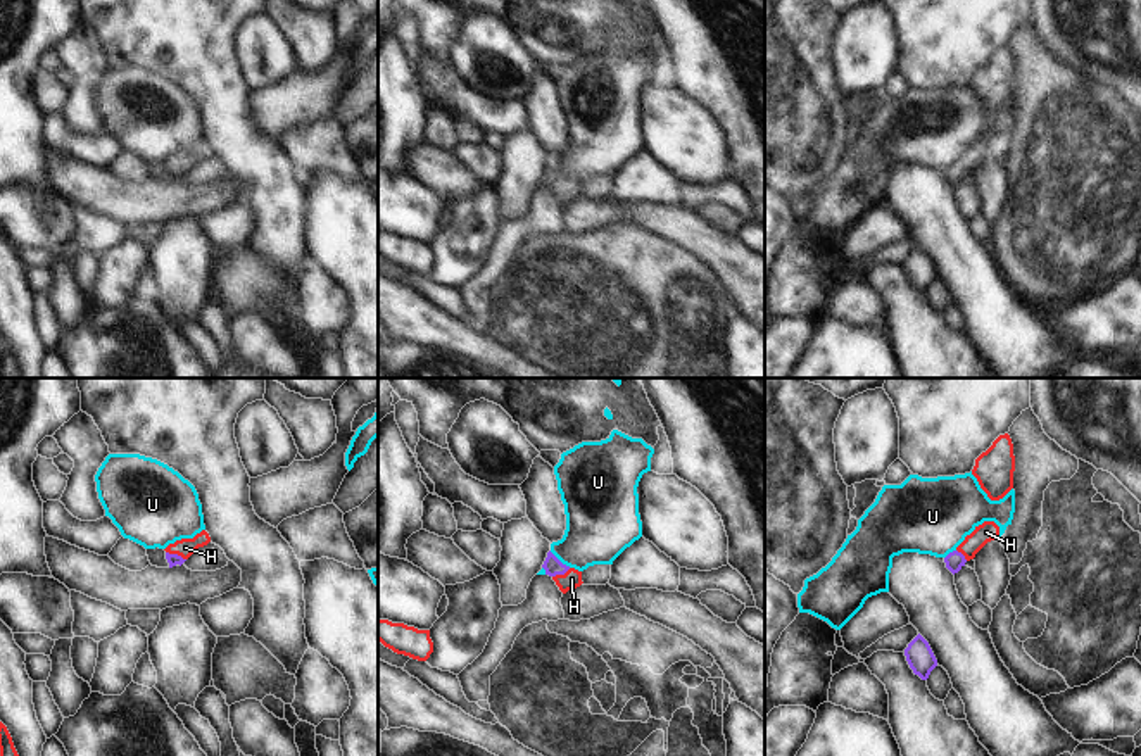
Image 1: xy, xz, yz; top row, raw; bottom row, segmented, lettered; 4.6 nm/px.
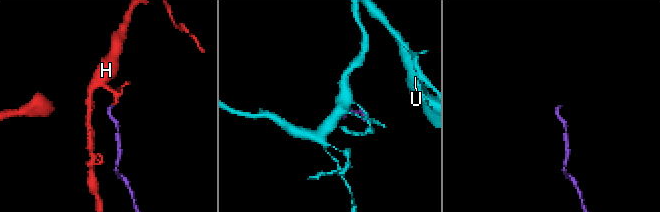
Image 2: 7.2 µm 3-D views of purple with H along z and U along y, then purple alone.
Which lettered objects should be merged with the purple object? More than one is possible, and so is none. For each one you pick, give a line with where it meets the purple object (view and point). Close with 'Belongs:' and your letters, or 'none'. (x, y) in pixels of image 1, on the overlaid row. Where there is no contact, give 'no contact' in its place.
H: contact xy (176, 554)
Belongs: H

